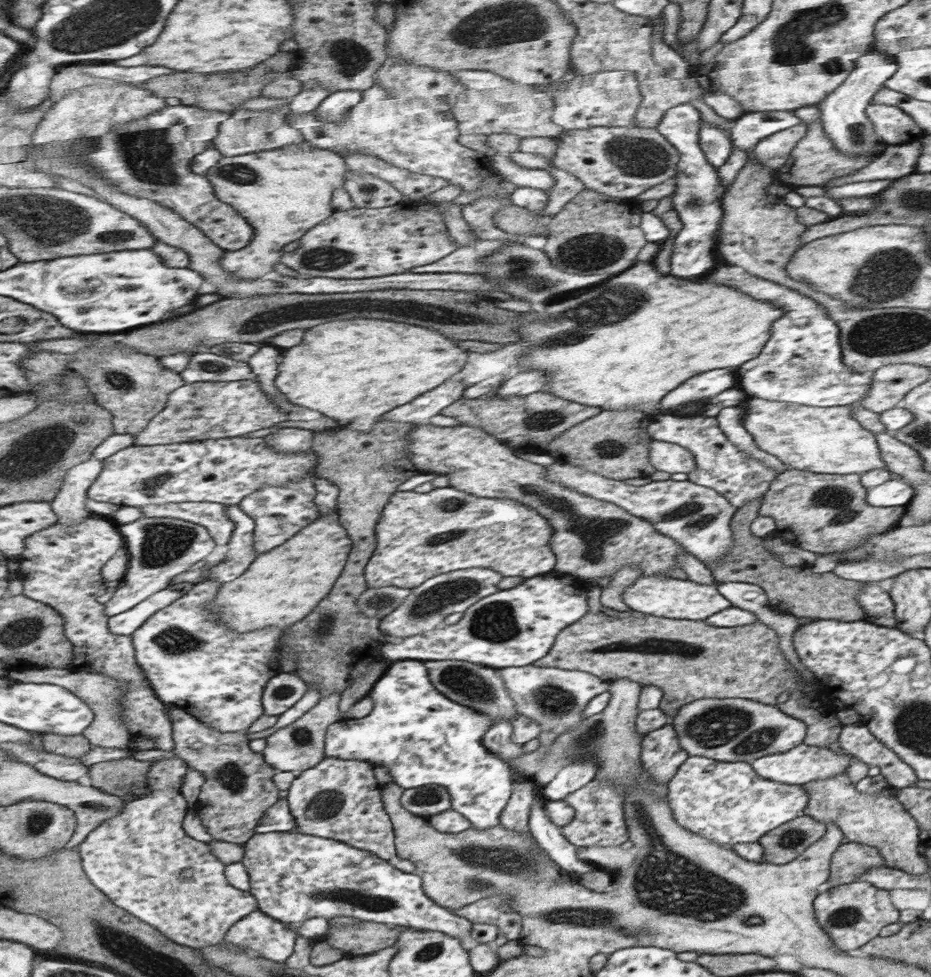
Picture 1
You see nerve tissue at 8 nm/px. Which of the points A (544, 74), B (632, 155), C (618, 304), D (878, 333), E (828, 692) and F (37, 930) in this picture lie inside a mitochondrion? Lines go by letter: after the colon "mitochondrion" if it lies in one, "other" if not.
A: other
B: mitochondrion
C: mitochondrion
D: mitochondrion
E: other
F: other

